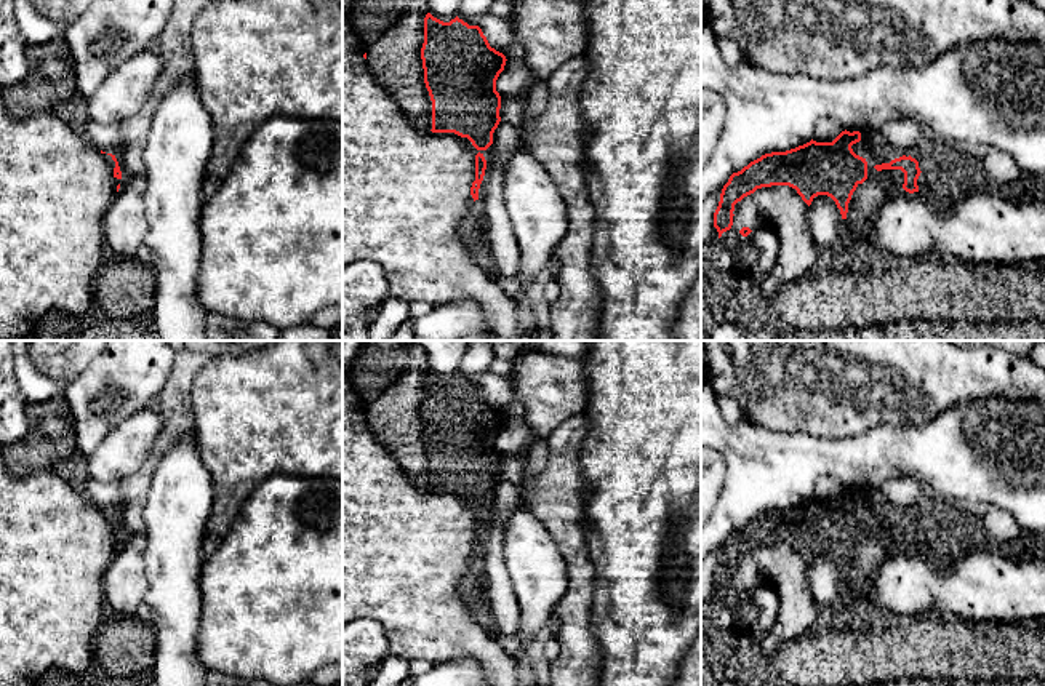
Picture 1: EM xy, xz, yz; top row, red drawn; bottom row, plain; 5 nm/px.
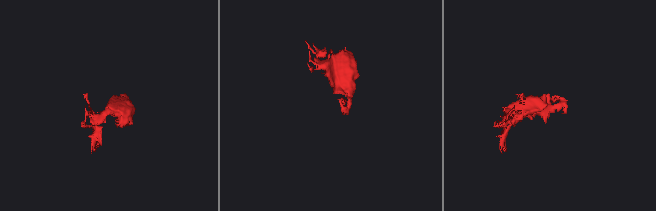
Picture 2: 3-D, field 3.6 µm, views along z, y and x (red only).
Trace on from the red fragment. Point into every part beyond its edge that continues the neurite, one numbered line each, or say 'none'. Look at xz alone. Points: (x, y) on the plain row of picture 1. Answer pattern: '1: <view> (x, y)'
1: xz (472, 587)

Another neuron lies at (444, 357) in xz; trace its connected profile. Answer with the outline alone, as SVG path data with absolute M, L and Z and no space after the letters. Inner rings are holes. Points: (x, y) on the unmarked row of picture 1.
M413 341L419 344L429 361L429 371L443 379L450 381L459 371L459 365L466 353L464 341Z

